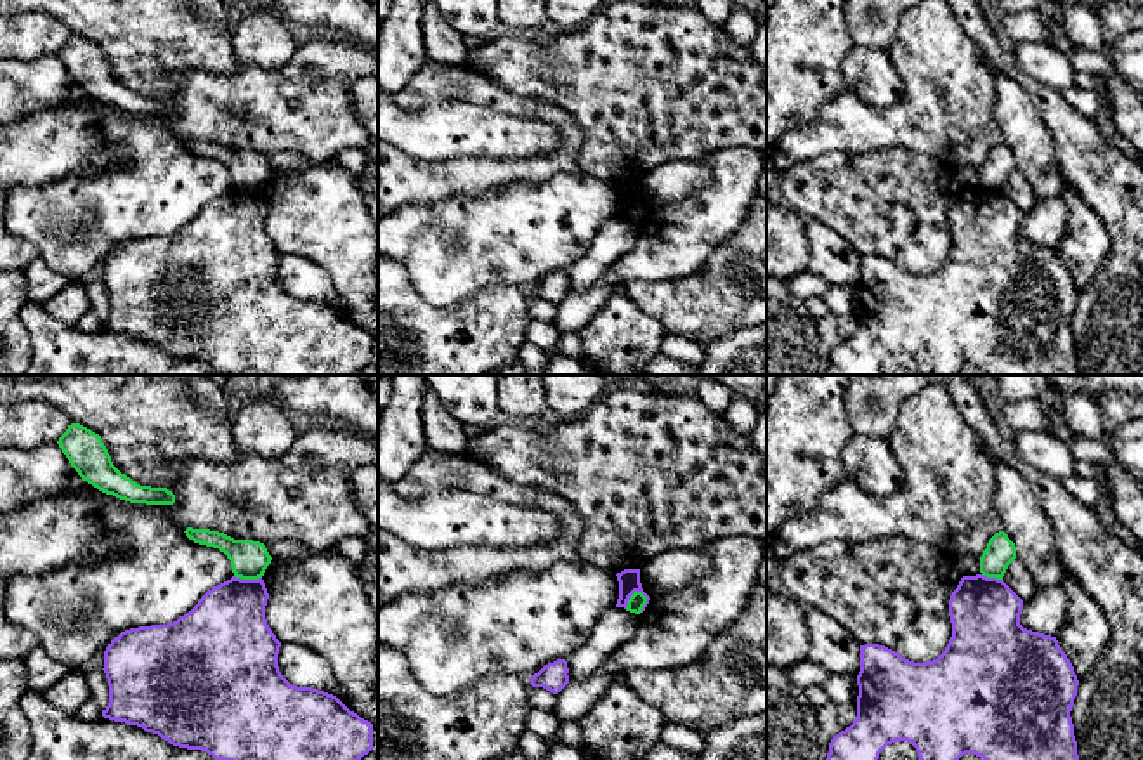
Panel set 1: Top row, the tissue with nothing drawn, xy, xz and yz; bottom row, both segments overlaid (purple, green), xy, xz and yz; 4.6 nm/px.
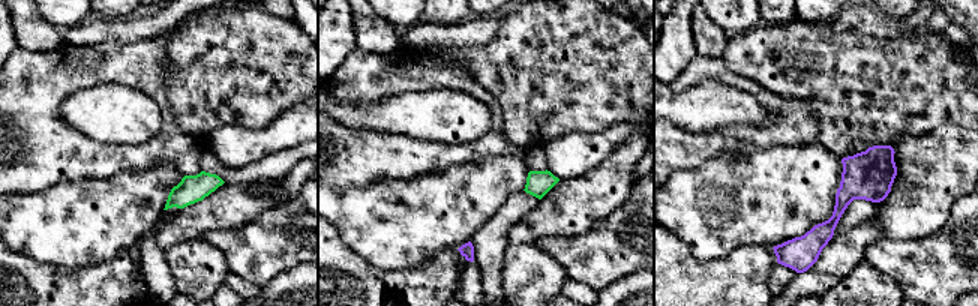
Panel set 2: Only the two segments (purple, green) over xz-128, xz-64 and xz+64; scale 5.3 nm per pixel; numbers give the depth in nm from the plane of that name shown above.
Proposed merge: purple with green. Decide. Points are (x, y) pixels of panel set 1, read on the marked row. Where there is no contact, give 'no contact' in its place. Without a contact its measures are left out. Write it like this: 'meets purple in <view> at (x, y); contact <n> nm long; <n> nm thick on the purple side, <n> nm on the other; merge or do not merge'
meets purple in xz at (633, 592); contact 120 nm long; 100 nm thick on the purple side, 80 nm on the other; do not merge

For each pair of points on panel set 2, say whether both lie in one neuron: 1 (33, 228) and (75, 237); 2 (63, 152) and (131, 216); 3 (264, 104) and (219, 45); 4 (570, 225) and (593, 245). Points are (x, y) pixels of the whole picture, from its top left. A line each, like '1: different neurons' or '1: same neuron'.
1: same neuron
2: different neurons
3: same neuron
4: different neurons

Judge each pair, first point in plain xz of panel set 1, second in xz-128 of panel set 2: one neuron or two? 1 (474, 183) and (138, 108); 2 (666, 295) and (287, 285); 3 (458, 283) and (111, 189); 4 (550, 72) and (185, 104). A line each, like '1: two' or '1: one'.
1: two
2: two
3: one
4: one

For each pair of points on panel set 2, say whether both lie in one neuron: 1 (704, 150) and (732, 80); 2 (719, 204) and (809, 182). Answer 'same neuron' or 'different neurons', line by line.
1: same neuron
2: same neuron

